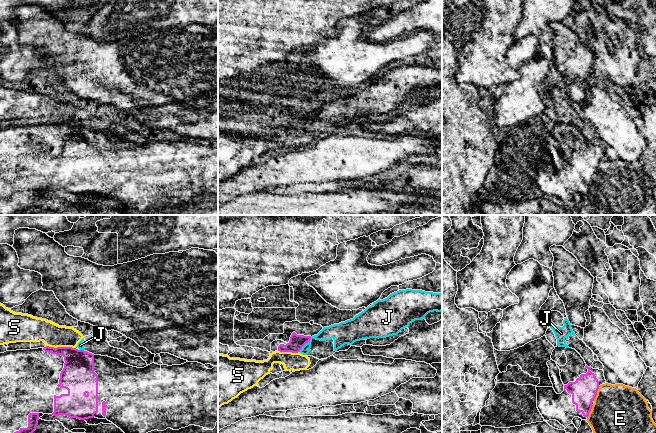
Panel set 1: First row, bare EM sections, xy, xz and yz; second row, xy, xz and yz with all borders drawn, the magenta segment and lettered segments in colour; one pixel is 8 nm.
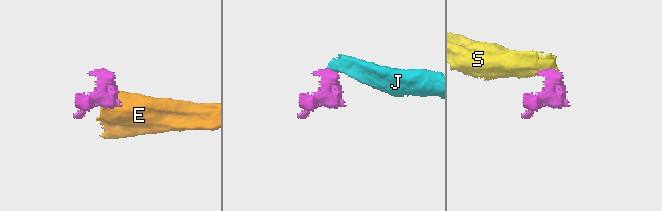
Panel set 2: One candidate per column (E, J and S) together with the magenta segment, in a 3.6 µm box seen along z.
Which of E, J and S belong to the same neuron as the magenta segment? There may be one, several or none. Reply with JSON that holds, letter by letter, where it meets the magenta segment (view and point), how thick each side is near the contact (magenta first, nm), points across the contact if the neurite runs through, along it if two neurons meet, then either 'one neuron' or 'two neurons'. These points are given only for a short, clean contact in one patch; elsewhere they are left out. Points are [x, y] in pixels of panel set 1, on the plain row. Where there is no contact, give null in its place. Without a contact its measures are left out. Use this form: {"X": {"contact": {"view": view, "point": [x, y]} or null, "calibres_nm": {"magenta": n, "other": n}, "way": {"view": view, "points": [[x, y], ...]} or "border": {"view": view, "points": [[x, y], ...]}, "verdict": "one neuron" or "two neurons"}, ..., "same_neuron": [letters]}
{"E": {"contact": {"view": "yz", "point": [596, 169]}, "calibres_nm": {"magenta": 200, "other": 460}, "border": {"view": "yz", "points": [[599, 162], [593, 176]]}, "verdict": "two neurons"}, "J": {"contact": {"view": "xz", "point": [305, 119]}, "calibres_nm": {"magenta": 120, "other": 110}, "border": {"view": "xz", "points": [[311, 113], [299, 127]]}, "verdict": "two neurons"}, "S": {"contact": {"view": "xy", "point": [60, 123]}, "calibres_nm": {"magenta": 260, "other": 190}, "border": {"view": "xy", "points": [[46, 121], [74, 124]]}, "verdict": "two neurons"}, "same_neuron": []}

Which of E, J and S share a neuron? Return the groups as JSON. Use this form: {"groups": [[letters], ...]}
{"groups": [["E"], ["J", "S"]]}

